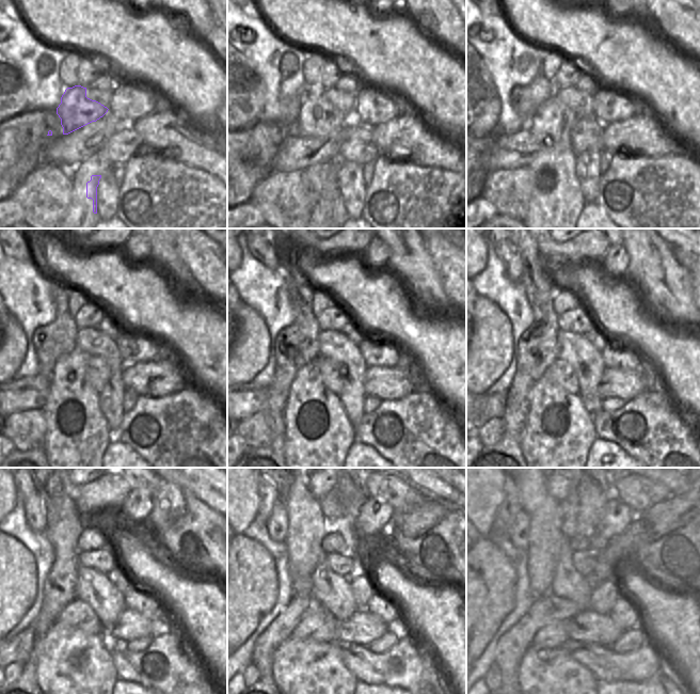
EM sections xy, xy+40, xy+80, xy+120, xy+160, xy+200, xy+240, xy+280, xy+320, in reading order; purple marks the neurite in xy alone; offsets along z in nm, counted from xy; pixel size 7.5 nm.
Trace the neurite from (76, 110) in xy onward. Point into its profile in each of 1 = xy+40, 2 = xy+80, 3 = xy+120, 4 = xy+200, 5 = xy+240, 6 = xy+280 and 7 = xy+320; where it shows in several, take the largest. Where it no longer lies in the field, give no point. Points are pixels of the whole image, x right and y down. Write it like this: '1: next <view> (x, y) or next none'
1: next xy+40 (317, 116)
2: next xy+80 (551, 125)
3: next xy+120 (70, 391)
4: next xy+200 (545, 397)
5: next xy+240 (54, 683)
6: next xy+280 (292, 683)
7: next xy+320 (533, 684)

